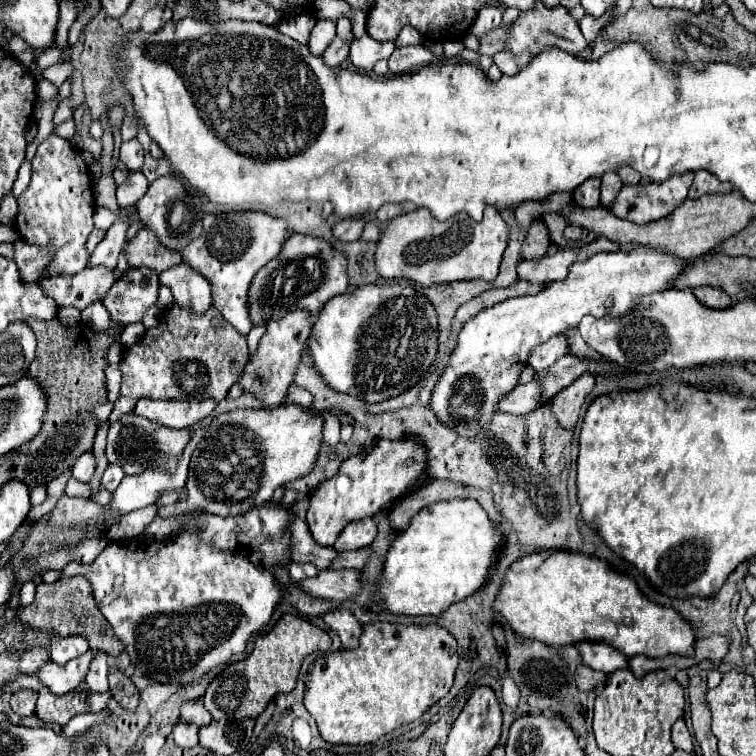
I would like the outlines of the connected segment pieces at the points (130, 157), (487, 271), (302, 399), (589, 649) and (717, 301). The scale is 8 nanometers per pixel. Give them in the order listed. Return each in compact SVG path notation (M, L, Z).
M129 140L129 142L121 144L121 162L131 172L143 168L143 158L145 158L145 152L143 152L143 146L139 144L139 140Z
M491 206L485 208L481 222L475 222L467 214L457 214L449 222L437 222L427 210L419 208L397 216L381 232L375 252L375 270L385 280L405 278L423 288L451 284L455 280L495 280L507 240L507 224Z
M291 384L291 400L301 406L313 406L313 396L307 390L297 388L295 384Z
M581 642L577 644L581 656L583 656L583 662L593 668L593 670L601 670L605 674L613 674L615 670L623 670L623 668L629 668L629 662L627 658L617 652L615 648L611 648L609 644L595 644L595 642Z
M695 288L693 294L707 308L729 308L729 306L733 306L731 296L727 296L723 290L717 290L717 288Z

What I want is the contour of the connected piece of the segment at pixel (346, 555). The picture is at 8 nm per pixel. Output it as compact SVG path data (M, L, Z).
M369 548L363 550L353 550L353 552L341 552L337 558L327 566L327 570L341 570L341 568L361 568L369 558Z

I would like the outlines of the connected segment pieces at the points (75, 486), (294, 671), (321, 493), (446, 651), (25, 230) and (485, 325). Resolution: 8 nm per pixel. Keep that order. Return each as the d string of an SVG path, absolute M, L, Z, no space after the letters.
M71 477L65 487L65 494L71 497L90 497L90 485L89 483L77 482L77 480Z
M285 614L269 634L257 638L255 650L243 662L227 664L225 670L213 678L201 702L207 712L213 714L213 720L221 720L223 716L257 718L275 694L289 694L295 688L303 660L313 652L329 650L329 646L331 638L327 632L303 618L299 620L299 616Z
M379 440L379 444L375 444L373 448L347 458L341 464L339 472L331 480L325 480L321 486L317 486L311 496L311 506L307 510L307 526L315 542L321 546L333 546L337 536L349 522L363 520L381 512L387 504L395 502L405 490L417 484L425 476L425 468L427 468L427 448L417 440Z
M375 622L363 628L357 650L319 658L309 674L305 708L329 744L363 746L411 724L453 686L459 654L457 640L441 626L403 626Z
M49 134L49 138L39 144L37 154L31 162L33 176L29 188L17 198L19 214L15 218L15 228L25 244L51 252L51 260L43 272L45 278L51 278L55 274L81 272L89 264L87 238L93 230L95 212L91 176L81 150L69 140L57 134Z
M635 246L633 250L617 250L617 252L599 252L591 256L587 262L573 264L565 280L549 284L535 296L509 298L501 304L485 308L483 312L467 320L467 324L459 332L457 346L449 356L449 364L445 366L445 370L441 372L433 388L429 408L435 412L439 422L447 424L449 428L455 428L455 432L459 432L469 440L477 440L479 430L487 428L493 414L499 410L499 402L503 400L503 396L507 396L507 392L511 392L519 384L519 374L523 366L527 366L533 348L547 342L555 334L577 328L581 318L587 314L595 318L619 318L625 316L627 312L633 312L639 306L643 296L673 288L677 278L685 274L687 266L689 260L683 260L671 252L665 252L661 248L651 248L651 246Z

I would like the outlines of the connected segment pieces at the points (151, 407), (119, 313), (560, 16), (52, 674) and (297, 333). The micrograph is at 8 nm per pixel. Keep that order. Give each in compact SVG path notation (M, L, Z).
M139 400L135 406L135 414L155 420L161 426L171 430L185 430L193 428L199 420L207 418L215 408L215 400L203 402L167 402L167 400Z
M149 268L131 270L107 292L103 298L103 306L109 310L111 318L119 324L135 324L141 322L143 314L157 304L159 278Z
M537 2L535 10L531 12L523 12L517 22L513 24L511 28L511 34L509 34L509 40L507 40L507 48L513 52L513 54L523 54L523 52L529 52L531 56L537 56L541 50L549 48L549 46L557 46L573 56L579 56L589 44L587 40L583 38L581 30L579 30L579 24L577 20L569 14L567 8L547 8L543 6L543 2Z
M89 650L87 654L71 660L71 662L65 664L65 666L59 666L59 664L55 664L55 662L49 660L49 662L45 662L45 664L35 672L35 676L39 678L39 682L41 682L45 688L49 688L51 694L63 696L63 694L75 690L75 688L83 682L85 674L87 674L87 670L89 670L89 662L91 662L93 654L95 654L95 652Z
M289 312L281 322L269 320L267 332L259 342L259 350L257 350L255 358L247 362L243 376L239 380L243 390L251 392L259 400L263 400L267 404L267 408L277 408L283 402L285 392L293 380L295 368L307 348L305 342L307 342L307 336L311 334L311 326L313 326L313 320L307 312Z

